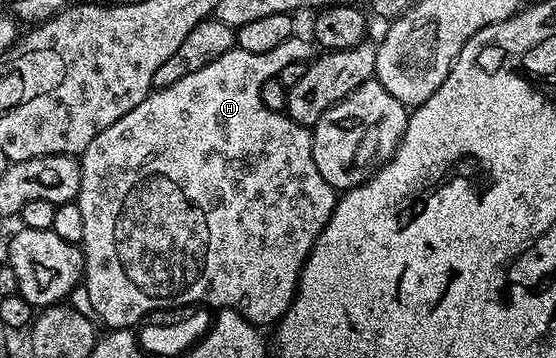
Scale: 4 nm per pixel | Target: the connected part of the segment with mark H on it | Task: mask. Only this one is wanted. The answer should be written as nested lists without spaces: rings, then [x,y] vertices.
[[[294,35],[283,39],[283,43],[279,43],[279,47],[275,47],[275,51],[243,51],[239,48],[229,49],[223,55],[219,55],[219,59],[215,59],[211,63],[207,63],[207,67],[199,67],[199,71],[191,71],[191,75],[183,75],[183,79],[179,79],[179,83],[171,83],[171,87],[163,87],[162,89],[154,88],[143,99],[143,103],[139,103],[139,107],[131,107],[131,111],[127,111],[127,115],[123,115],[123,119],[115,119],[115,123],[111,123],[111,127],[107,127],[107,131],[99,131],[99,135],[95,135],[95,139],[91,139],[91,143],[87,143],[87,147],[79,154],[81,163],[81,182],[79,183],[79,195],[76,202],[80,213],[83,214],[83,239],[81,245],[85,254],[85,275],[83,278],[83,286],[91,295],[92,306],[95,307],[95,315],[97,321],[102,326],[108,327],[110,330],[127,329],[130,327],[137,327],[142,324],[156,309],[173,309],[176,305],[183,305],[182,307],[206,306],[212,307],[214,310],[220,311],[223,309],[235,309],[238,313],[248,319],[252,325],[258,327],[276,326],[280,321],[281,316],[285,314],[291,307],[293,298],[297,296],[297,281],[301,278],[301,269],[305,266],[305,261],[309,258],[309,253],[313,249],[313,244],[317,242],[317,237],[327,227],[327,223],[333,214],[333,208],[337,205],[339,196],[338,190],[332,189],[327,183],[327,179],[323,179],[323,175],[319,175],[319,167],[315,167],[315,159],[313,158],[313,134],[308,128],[299,123],[295,123],[285,113],[276,113],[271,111],[263,103],[261,98],[261,88],[263,83],[267,83],[267,79],[272,77],[279,77],[280,71],[289,63],[296,61],[308,62],[314,56],[315,45],[308,36],[300,37]]]

